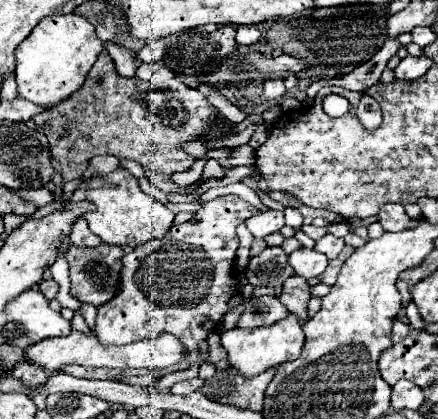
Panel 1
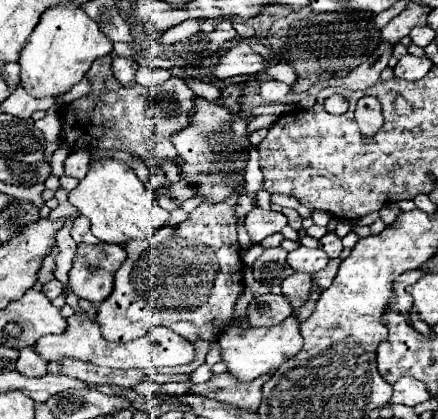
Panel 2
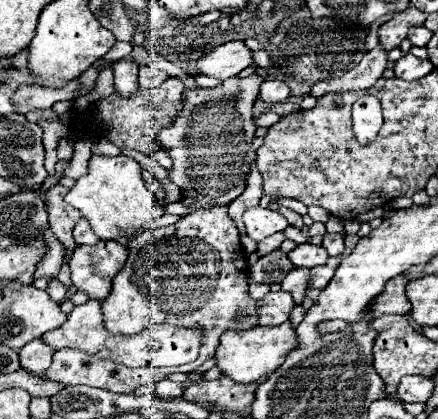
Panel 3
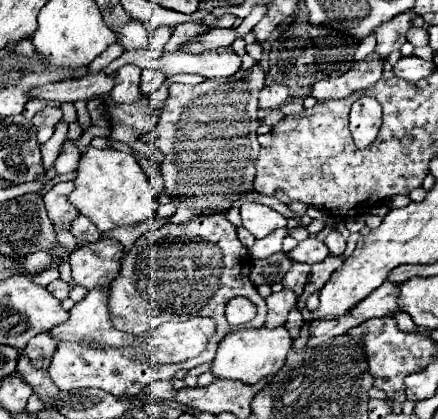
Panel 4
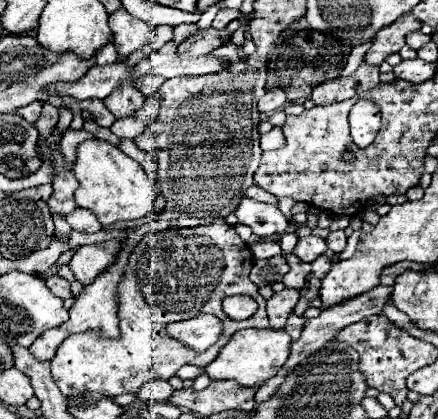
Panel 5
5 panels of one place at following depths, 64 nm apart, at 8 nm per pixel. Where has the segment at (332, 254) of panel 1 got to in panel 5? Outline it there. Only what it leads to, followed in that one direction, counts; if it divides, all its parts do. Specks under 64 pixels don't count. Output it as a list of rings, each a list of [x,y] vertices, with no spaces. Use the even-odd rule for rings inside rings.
[[[344,230],[330,232],[330,236],[326,238],[326,244],[328,244],[328,248],[332,252],[342,252],[344,246],[346,246],[346,234],[344,234]]]

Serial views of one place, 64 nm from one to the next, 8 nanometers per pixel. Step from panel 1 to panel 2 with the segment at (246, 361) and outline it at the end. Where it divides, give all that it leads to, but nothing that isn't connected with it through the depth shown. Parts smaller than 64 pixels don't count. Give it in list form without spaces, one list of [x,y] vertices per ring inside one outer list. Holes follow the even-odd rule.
[[[290,316],[282,324],[270,328],[226,328],[218,336],[218,344],[222,362],[228,366],[228,372],[232,372],[236,380],[252,382],[262,374],[274,372],[280,364],[296,356],[302,348],[302,336],[298,330],[298,322],[294,320],[294,316]]]

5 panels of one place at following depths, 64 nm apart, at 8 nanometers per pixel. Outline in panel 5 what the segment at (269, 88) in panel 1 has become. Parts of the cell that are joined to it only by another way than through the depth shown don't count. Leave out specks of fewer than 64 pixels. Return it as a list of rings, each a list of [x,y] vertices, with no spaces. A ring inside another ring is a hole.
[[[274,88],[274,90],[266,92],[266,94],[258,100],[258,110],[260,110],[260,114],[270,116],[270,114],[272,114],[272,112],[276,112],[278,108],[282,108],[282,106],[284,106],[284,102],[286,102],[286,94],[284,94],[282,90]]]

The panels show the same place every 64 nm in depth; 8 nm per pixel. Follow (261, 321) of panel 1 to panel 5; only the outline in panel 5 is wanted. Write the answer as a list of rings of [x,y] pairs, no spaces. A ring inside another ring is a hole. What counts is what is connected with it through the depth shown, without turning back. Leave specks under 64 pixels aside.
[[[284,288],[280,292],[274,292],[274,296],[268,300],[268,306],[266,306],[272,328],[280,330],[286,326],[286,320],[292,314],[298,298],[300,298],[300,290],[296,288]]]

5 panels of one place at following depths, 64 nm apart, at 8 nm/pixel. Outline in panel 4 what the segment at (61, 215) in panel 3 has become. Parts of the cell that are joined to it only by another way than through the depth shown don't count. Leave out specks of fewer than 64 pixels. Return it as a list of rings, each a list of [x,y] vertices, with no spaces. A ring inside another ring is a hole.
[[[64,180],[64,182],[56,184],[56,186],[44,196],[44,204],[46,204],[48,216],[50,216],[50,220],[54,222],[56,230],[70,228],[72,220],[78,216],[76,206],[74,206],[72,202],[68,202],[68,196],[70,196],[72,188],[74,188],[74,182],[72,182],[72,180]]]

